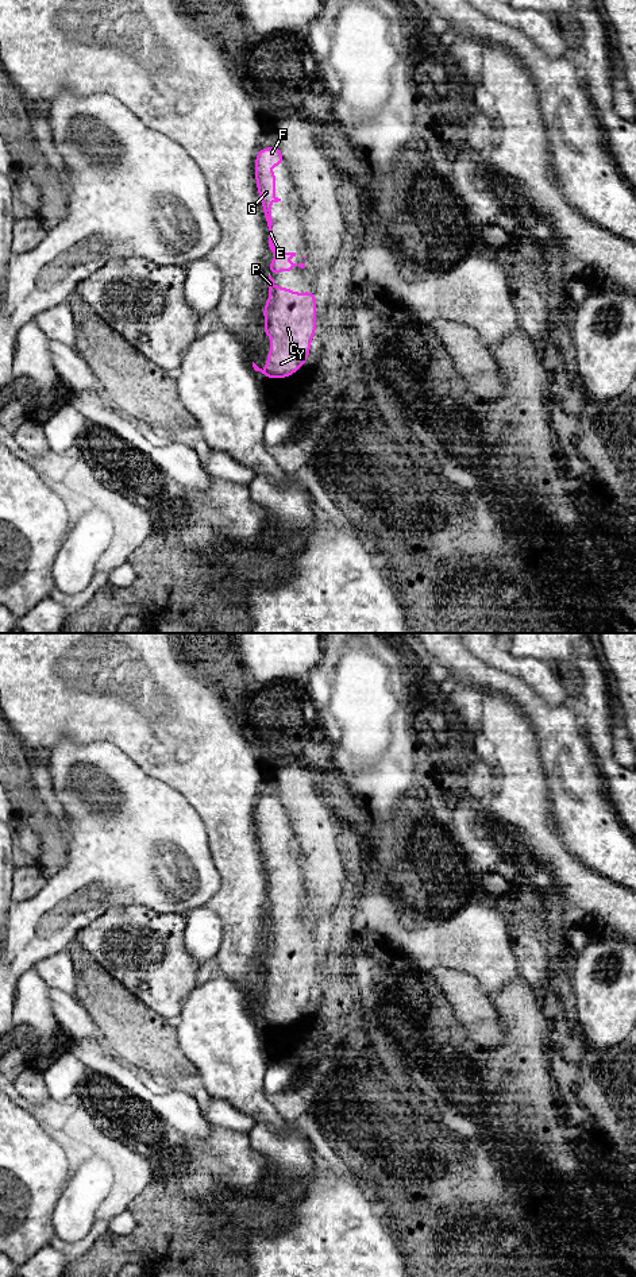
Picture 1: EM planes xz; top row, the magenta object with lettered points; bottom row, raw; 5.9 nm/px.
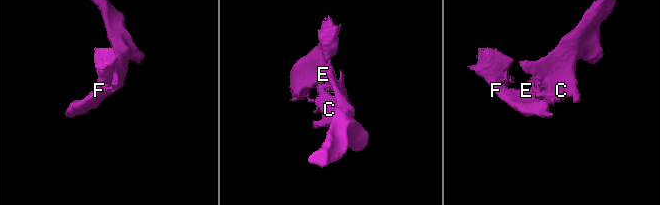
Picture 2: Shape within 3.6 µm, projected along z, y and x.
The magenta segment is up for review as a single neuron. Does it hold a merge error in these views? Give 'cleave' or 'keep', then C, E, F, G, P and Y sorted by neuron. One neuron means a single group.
keep; C E F G P Y

